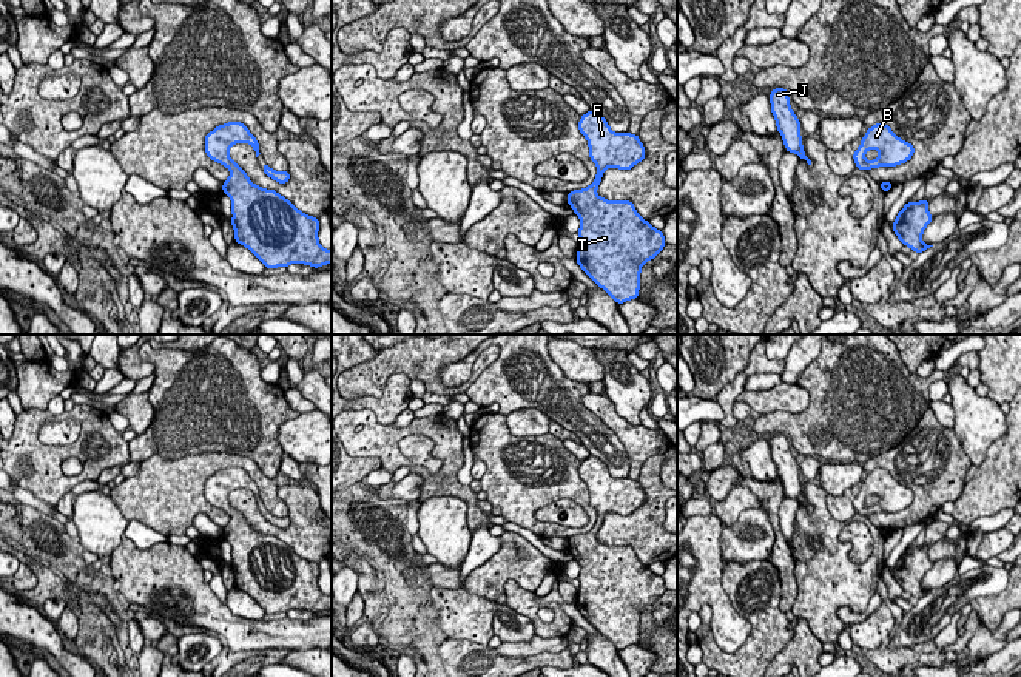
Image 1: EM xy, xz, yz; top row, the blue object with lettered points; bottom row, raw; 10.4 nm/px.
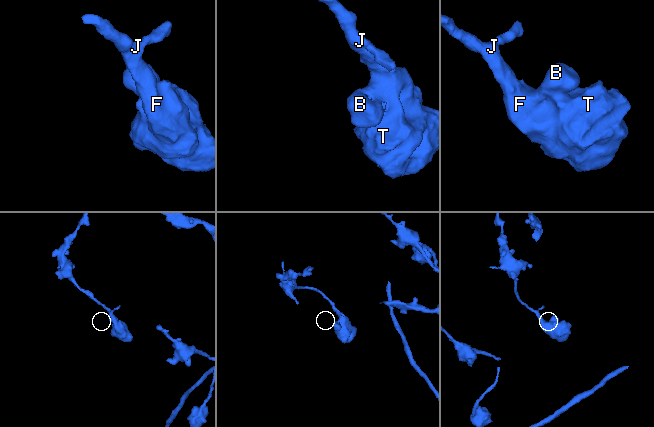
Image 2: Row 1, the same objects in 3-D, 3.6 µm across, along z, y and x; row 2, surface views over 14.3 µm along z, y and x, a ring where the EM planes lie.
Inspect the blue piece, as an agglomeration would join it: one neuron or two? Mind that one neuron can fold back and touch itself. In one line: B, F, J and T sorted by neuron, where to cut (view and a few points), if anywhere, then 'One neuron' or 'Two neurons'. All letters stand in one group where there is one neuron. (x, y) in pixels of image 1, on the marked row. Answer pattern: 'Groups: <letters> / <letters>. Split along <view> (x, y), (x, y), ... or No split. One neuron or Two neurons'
Groups: B F J T. No split. One neuron

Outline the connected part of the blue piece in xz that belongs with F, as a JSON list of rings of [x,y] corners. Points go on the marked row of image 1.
[[[597,111],[578,122],[597,165],[594,182],[568,193],[568,204],[581,221],[577,264],[617,304],[639,298],[642,265],[666,245],[662,230],[642,219],[631,200],[606,200],[597,194],[606,168],[631,170],[645,159],[637,134],[614,133]]]

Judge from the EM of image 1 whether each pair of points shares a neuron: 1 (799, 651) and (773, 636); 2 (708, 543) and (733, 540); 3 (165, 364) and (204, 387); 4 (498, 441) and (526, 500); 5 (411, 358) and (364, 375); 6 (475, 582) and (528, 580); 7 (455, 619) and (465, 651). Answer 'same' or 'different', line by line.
1: different
2: different
3: same
4: same
5: same
6: same
7: different

